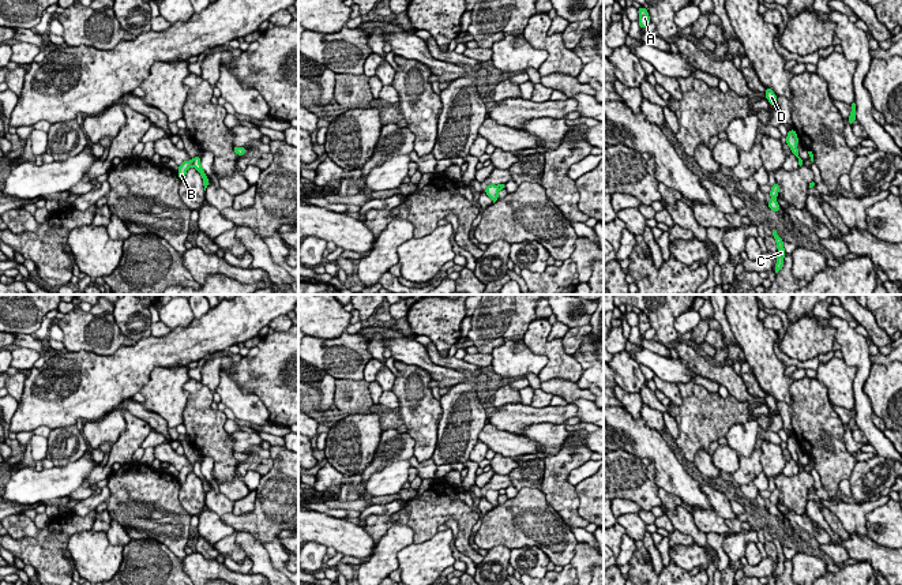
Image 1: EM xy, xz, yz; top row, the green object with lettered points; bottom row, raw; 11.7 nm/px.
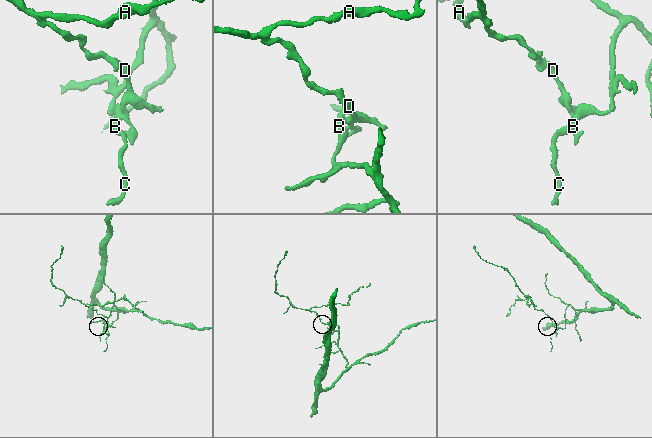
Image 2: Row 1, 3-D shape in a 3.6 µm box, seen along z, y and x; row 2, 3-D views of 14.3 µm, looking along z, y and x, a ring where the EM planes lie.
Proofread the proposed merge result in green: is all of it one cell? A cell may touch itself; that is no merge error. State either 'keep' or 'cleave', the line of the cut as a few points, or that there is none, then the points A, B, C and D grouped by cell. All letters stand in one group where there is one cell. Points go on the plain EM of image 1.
cleave; cut in xy along (192, 465), (191, 471); A D / B C

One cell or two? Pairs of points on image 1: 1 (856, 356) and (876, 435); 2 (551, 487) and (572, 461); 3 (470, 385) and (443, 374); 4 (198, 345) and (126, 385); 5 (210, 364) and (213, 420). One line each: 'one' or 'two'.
1: one
2: one
3: two
4: one
5: two

